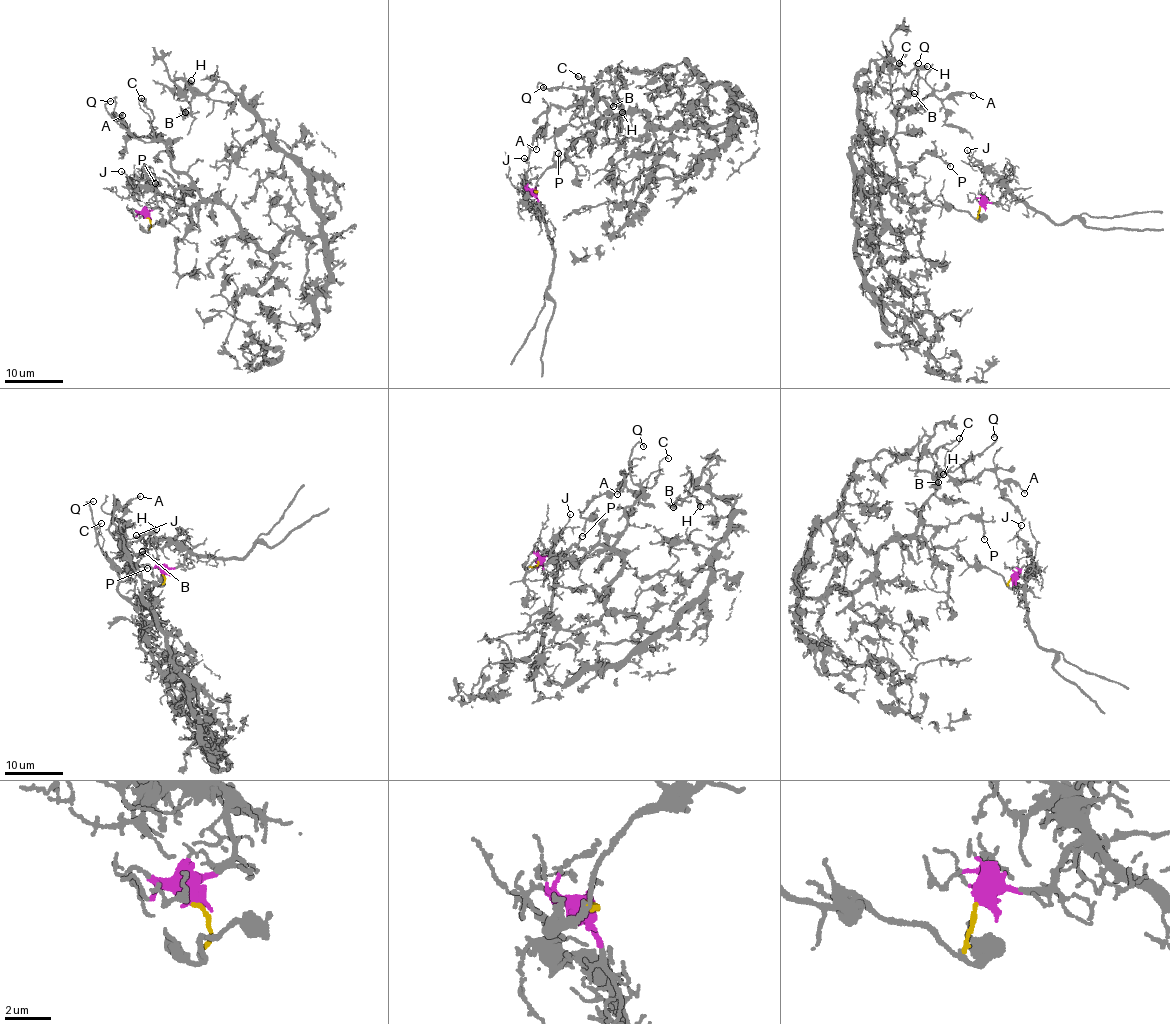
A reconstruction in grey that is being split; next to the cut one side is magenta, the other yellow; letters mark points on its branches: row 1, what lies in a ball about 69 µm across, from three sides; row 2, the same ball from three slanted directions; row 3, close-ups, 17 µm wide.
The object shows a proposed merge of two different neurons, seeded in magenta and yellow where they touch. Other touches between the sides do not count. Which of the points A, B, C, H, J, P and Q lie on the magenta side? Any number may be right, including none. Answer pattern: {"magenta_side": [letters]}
{"magenta_side": ["J"]}

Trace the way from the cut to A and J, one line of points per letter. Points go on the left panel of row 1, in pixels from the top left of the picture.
A: (147, 217), (149, 231), (171, 210), (189, 216), (199, 190), (173, 167), (160, 136), (134, 135), (121, 115)
J: (147, 217), (157, 204), (154, 191), (131, 186), (128, 176), (121, 171)

